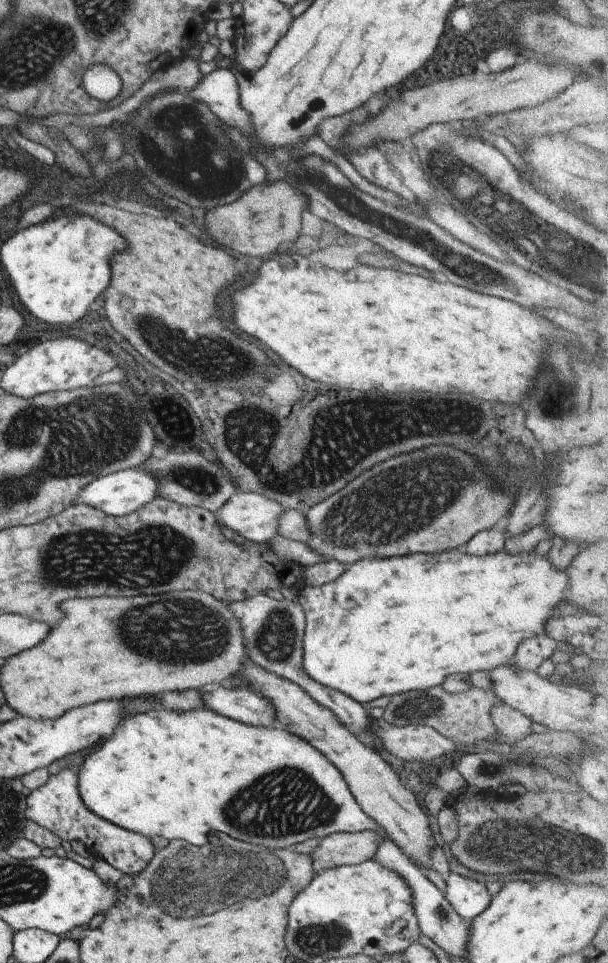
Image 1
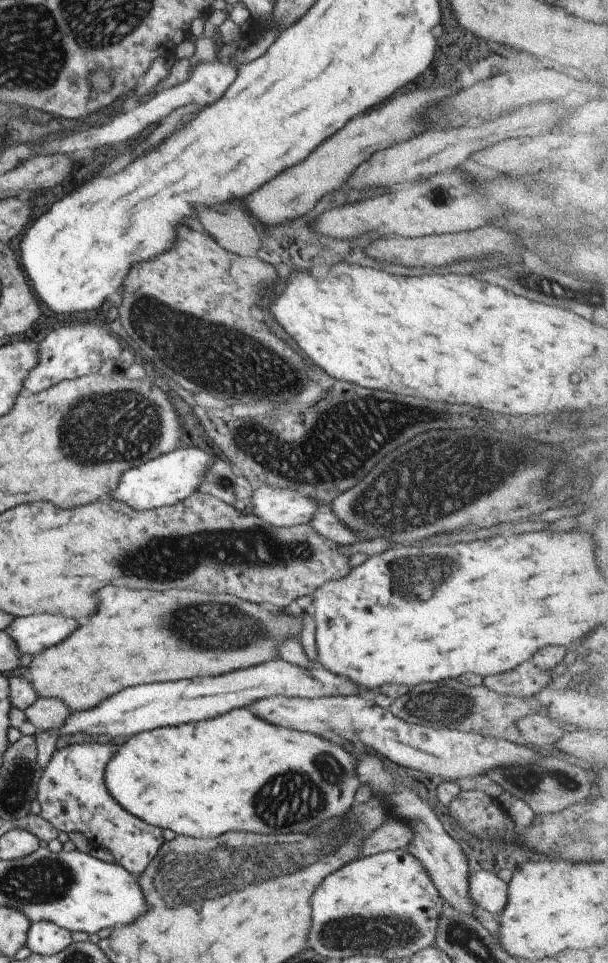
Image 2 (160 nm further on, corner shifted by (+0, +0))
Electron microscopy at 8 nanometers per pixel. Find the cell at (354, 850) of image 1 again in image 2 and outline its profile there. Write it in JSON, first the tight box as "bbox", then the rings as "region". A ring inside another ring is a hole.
{"bbox":[358,817,414,856],"region":[[[391,817],[362,842],[358,856],[405,849],[413,836],[414,830],[407,821]]]}

